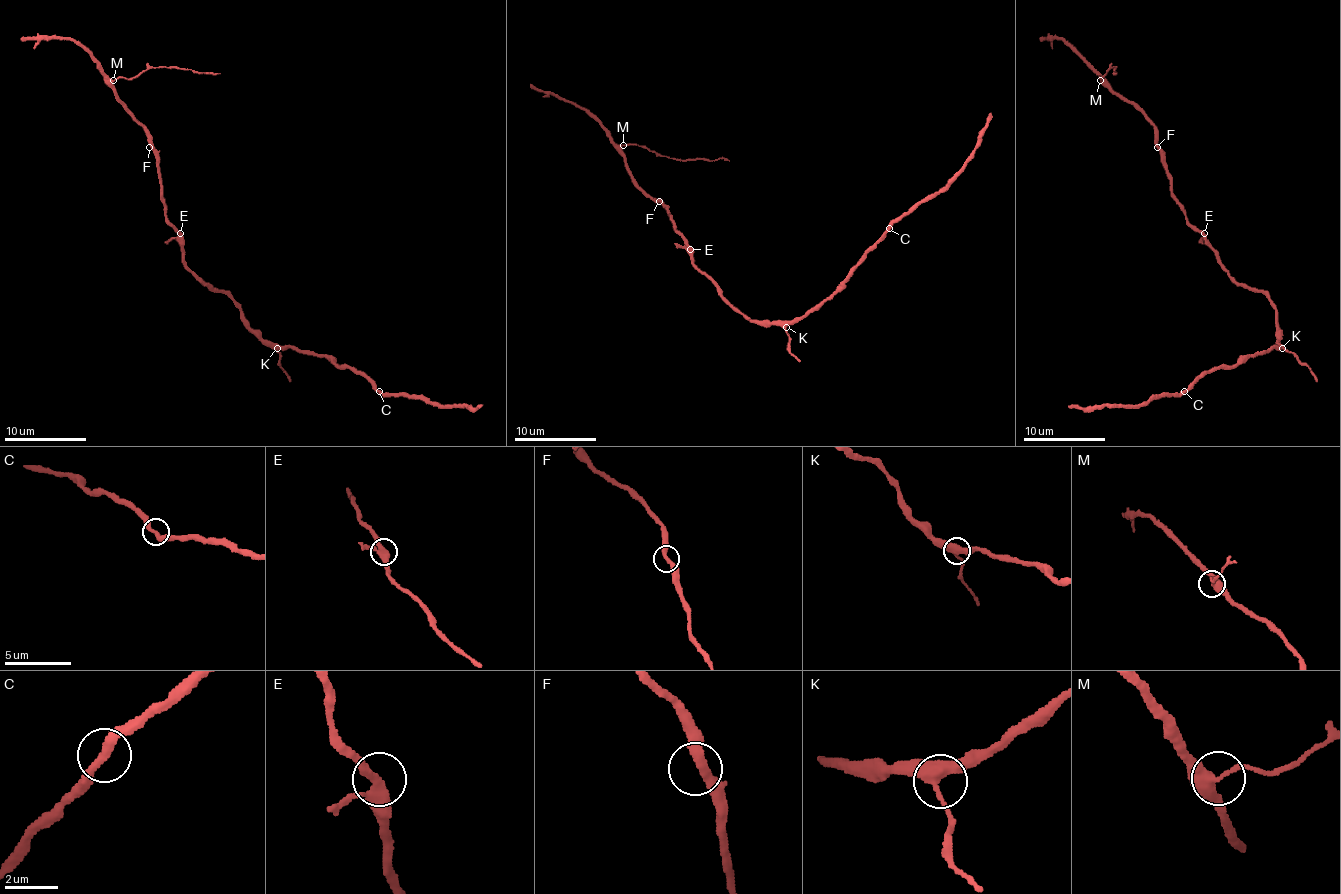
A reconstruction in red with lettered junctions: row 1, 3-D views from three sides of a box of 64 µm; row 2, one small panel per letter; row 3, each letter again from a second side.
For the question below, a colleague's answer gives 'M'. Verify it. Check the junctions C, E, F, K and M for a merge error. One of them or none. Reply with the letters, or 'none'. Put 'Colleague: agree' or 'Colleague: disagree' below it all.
M
Colleague: agree

